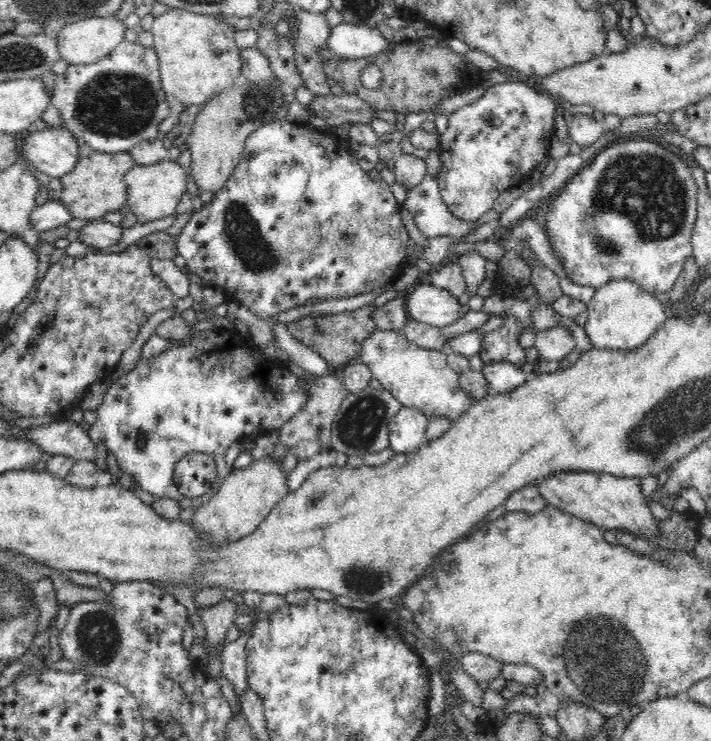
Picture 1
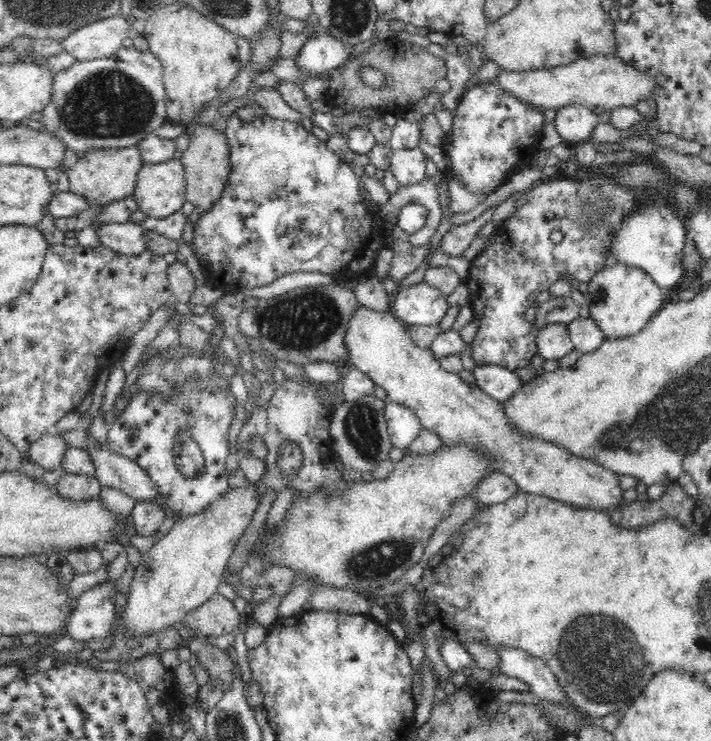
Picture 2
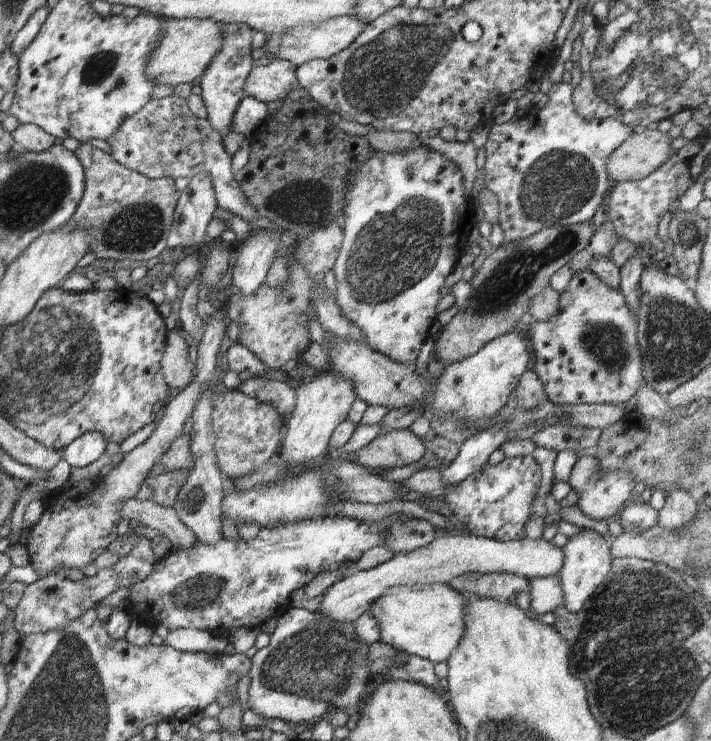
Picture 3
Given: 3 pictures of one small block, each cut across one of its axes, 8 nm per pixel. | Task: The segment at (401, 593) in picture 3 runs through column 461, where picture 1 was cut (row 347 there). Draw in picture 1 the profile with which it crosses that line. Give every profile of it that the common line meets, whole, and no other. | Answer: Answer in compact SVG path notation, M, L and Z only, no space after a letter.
M612 280L596 289L587 304L588 317L584 331L594 348L600 350L636 350L646 344L661 328L669 309L653 294L631 280Z

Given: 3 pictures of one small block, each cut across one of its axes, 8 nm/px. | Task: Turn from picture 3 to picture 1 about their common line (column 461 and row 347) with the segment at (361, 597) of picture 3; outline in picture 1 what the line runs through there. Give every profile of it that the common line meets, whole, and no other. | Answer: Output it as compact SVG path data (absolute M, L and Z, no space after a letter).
M558 325L538 333L533 346L544 360L562 360L576 348L576 339L568 328Z

